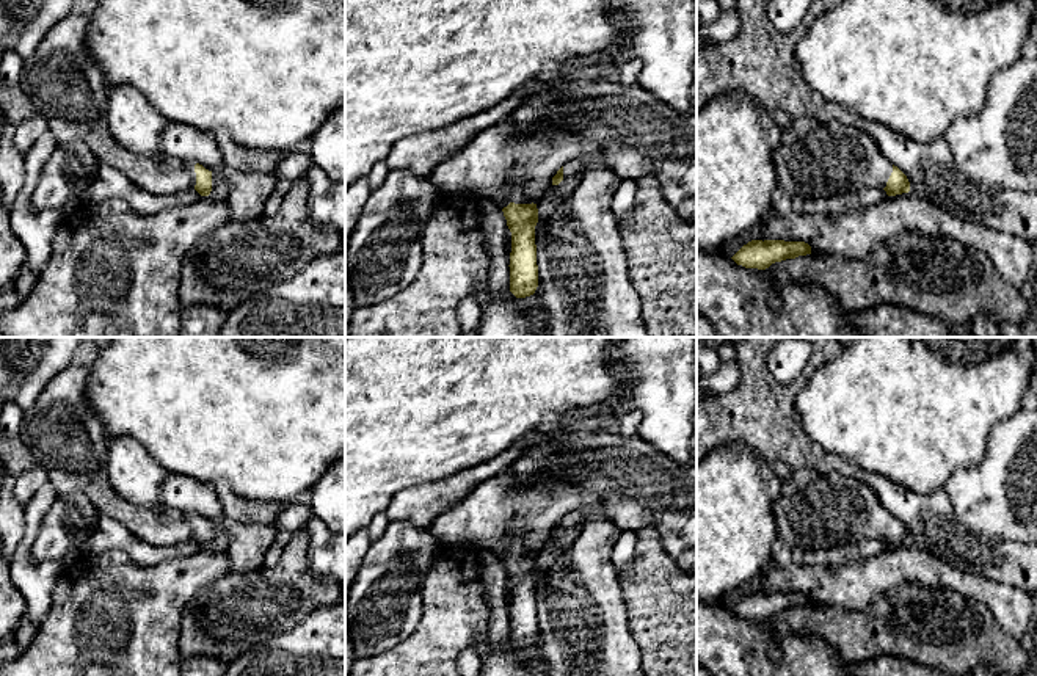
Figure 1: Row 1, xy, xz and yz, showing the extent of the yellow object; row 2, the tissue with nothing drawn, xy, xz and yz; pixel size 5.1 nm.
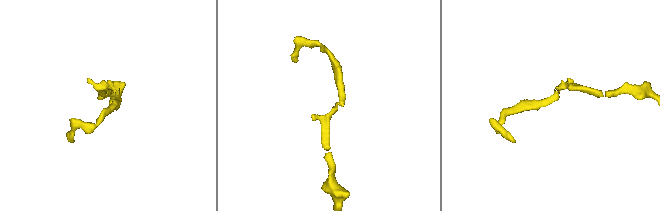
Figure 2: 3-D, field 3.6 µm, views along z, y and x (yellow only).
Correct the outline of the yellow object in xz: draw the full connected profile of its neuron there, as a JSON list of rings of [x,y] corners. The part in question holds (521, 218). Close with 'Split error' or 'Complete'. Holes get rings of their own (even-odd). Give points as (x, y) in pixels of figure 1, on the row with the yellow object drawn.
[[[519,184],[507,190],[510,204],[502,209],[507,226],[511,232],[510,253],[510,292],[516,298],[535,293],[538,287],[538,265],[535,226],[538,223],[537,204],[527,204],[526,188]]]. Split error

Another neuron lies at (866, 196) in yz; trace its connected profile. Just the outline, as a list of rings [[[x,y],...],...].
[[[861,188],[857,193],[838,193],[833,196],[808,198],[803,201],[806,215],[838,215],[860,207],[872,207],[885,202],[891,196],[882,188]]]

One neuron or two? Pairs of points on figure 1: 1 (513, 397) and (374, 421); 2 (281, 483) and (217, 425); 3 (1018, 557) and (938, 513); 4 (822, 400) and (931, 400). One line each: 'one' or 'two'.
1: one
2: one
3: one
4: one

